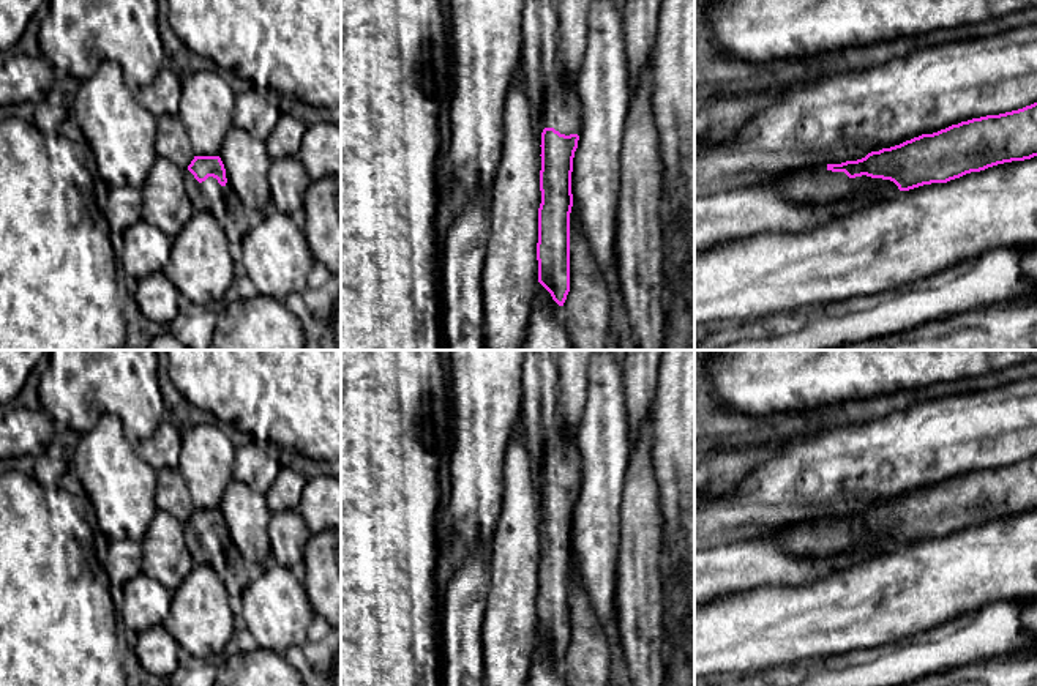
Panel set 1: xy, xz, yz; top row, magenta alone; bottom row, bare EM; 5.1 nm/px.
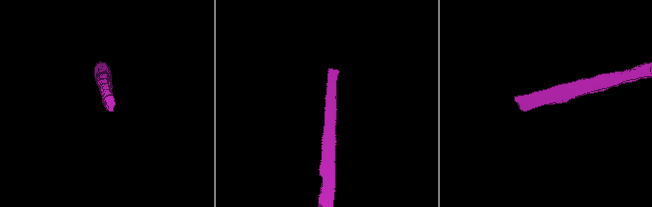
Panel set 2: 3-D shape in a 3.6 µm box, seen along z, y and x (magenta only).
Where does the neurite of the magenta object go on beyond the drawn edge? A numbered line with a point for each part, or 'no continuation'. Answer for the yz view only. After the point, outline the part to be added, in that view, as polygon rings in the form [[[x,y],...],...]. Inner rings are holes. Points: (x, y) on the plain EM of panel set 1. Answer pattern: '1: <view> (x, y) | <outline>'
1: yz (824, 541) | [[[844,525],[791,527],[773,533],[797,558],[830,558],[846,552],[854,539]]]

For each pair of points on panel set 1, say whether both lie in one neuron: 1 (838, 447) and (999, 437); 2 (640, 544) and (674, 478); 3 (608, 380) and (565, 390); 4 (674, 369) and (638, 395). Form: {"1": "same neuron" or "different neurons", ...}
{"1": "same neuron", "2": "different neurons", "3": "different neurons", "4": "different neurons"}

